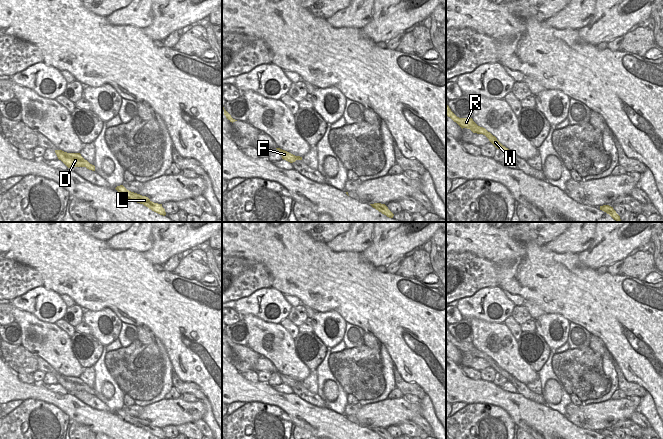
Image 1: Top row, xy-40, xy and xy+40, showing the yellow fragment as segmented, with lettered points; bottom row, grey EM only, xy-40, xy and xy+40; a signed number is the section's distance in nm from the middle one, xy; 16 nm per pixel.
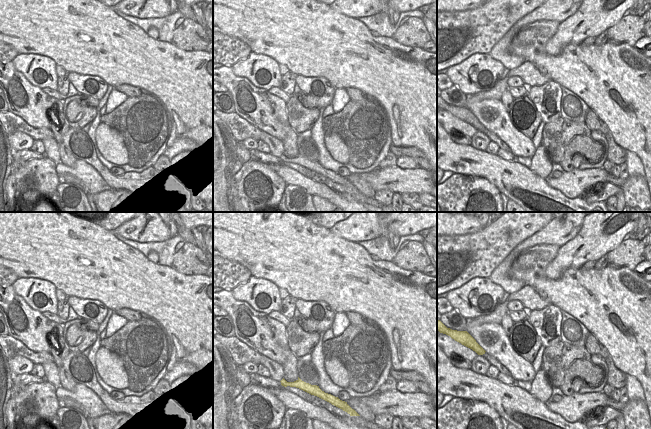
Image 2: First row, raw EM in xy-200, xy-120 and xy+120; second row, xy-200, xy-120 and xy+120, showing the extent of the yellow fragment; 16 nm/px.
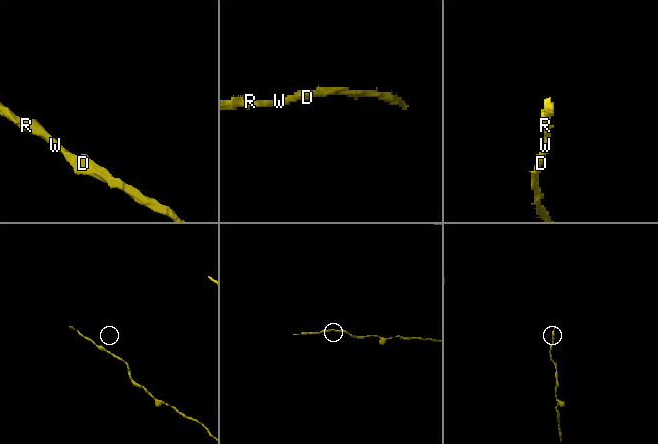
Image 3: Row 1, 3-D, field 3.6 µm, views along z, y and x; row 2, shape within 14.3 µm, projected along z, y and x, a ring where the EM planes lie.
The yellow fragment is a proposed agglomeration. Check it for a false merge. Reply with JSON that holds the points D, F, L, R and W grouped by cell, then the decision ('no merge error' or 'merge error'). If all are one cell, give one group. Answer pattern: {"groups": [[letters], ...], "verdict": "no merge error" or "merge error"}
{"groups": [["D", "F", "L", "R", "W"]], "verdict": "no merge error"}

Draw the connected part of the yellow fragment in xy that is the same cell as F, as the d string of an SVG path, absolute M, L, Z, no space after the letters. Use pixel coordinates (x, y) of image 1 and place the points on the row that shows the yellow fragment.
M276 148L276 149L277 149L277 150L279 151L279 153L281 154L282 159L284 159L284 160L290 162L290 163L293 163L293 162L295 162L296 160L302 160L302 157L300 157L300 156L295 156L295 155L293 155L293 154L291 154L291 153L285 151L285 150L282 150L282 149L280 149L280 148Z

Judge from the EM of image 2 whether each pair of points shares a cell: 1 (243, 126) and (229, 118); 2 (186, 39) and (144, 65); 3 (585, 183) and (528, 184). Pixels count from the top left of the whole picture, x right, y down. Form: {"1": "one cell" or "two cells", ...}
{"1": "one cell", "2": "two cells", "3": "two cells"}

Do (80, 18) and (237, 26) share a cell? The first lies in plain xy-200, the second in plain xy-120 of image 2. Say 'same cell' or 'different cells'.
same cell

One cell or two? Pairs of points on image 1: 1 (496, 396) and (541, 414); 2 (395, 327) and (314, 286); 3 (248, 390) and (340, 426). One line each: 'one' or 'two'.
1: one
2: one
3: one

